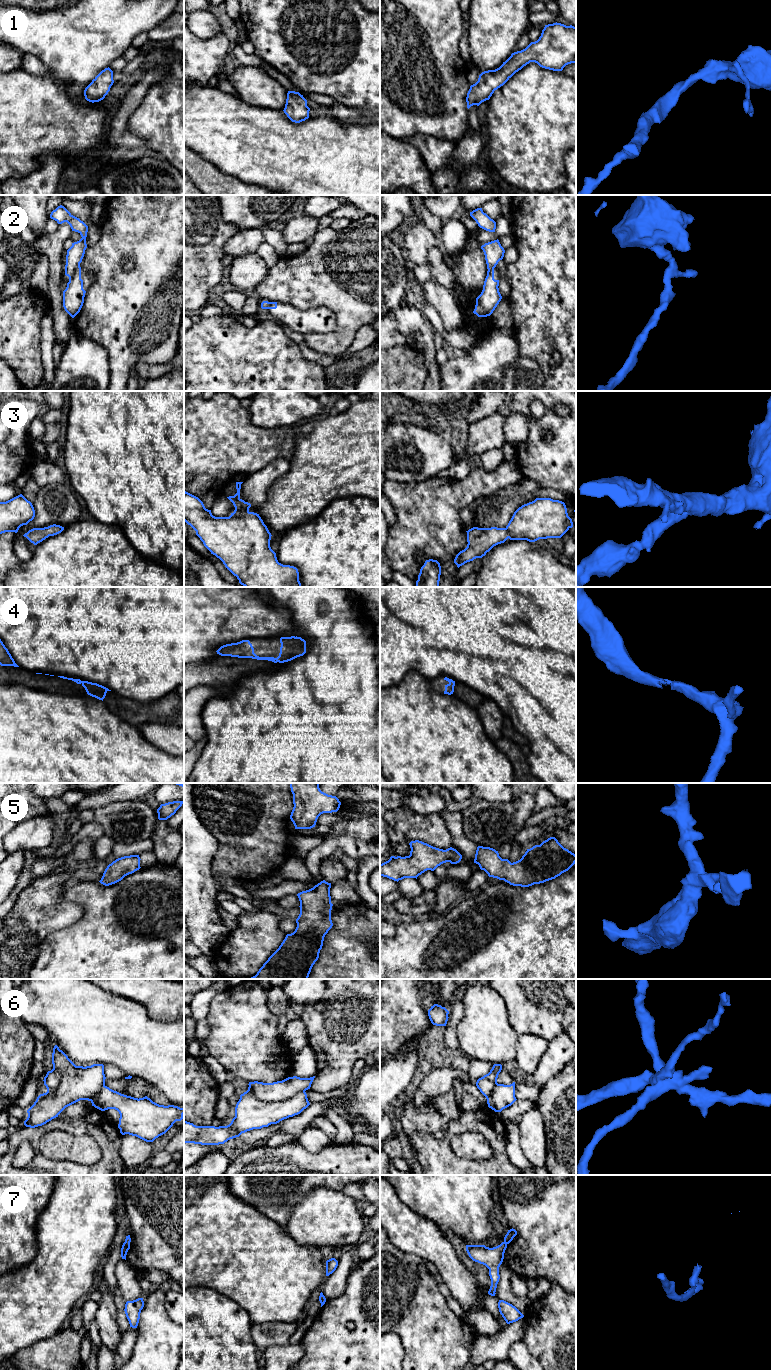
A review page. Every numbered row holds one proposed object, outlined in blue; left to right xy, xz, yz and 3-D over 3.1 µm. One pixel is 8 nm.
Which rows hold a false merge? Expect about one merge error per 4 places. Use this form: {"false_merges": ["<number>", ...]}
{"false_merges": ["2", "6", "7"]}

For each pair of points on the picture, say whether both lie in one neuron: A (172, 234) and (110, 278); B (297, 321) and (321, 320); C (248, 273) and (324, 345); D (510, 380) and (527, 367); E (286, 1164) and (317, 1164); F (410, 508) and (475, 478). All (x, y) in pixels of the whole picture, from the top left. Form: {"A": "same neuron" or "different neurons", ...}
{"A": "same neuron", "B": "same neuron", "C": "different neurons", "D": "same neuron", "E": "same neuron", "F": "same neuron"}

